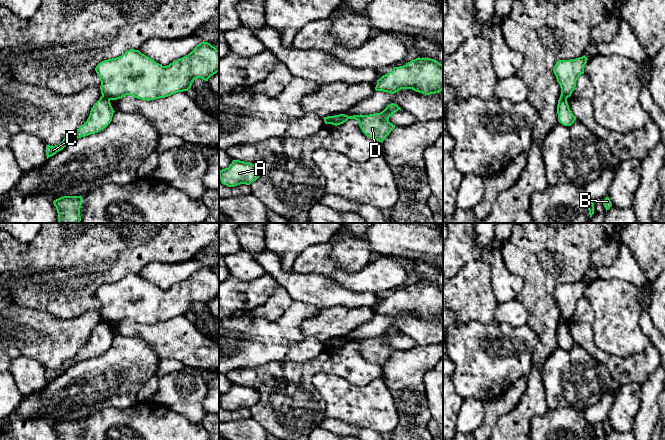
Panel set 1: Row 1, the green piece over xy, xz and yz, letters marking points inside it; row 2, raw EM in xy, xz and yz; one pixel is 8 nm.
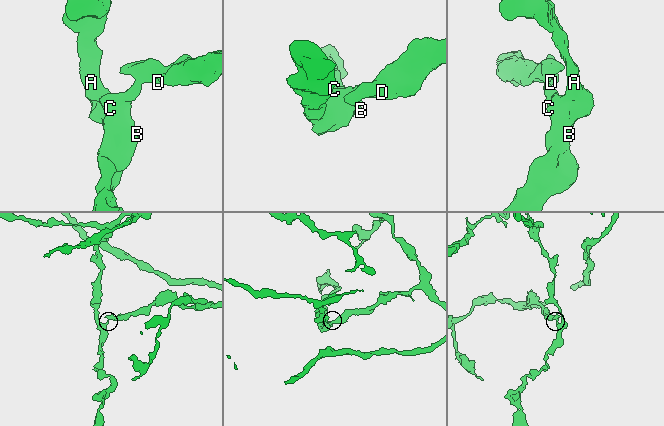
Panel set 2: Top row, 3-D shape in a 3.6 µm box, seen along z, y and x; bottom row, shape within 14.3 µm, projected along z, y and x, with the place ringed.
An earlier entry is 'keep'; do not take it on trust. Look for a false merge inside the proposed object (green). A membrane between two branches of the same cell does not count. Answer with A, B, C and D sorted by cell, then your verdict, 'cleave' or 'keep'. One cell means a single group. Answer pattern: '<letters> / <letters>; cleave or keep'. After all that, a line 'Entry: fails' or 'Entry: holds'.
A B C / D; cleave
Entry: fails

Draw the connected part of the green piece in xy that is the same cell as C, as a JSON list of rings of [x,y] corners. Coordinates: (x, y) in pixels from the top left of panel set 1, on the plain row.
[[[104,320],[93,329],[90,335],[90,339],[87,345],[80,350],[72,359],[69,359],[63,363],[63,365],[55,370],[46,369],[47,383],[57,376],[61,375],[72,365],[85,361],[91,358],[95,358],[106,352],[112,345],[114,334],[111,330],[110,324]]]

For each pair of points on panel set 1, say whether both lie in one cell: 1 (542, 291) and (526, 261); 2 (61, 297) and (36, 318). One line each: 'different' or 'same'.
1: same
2: different

